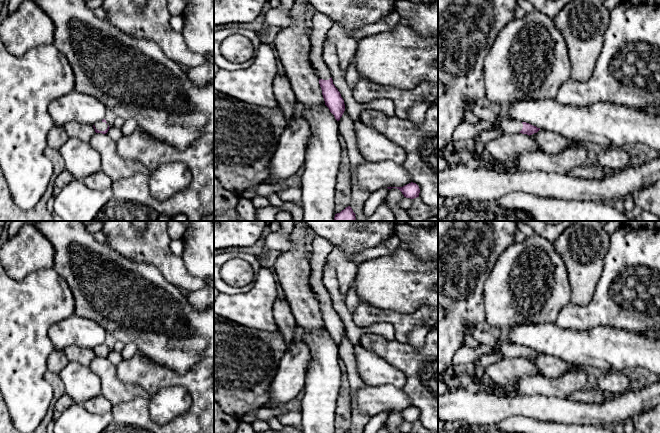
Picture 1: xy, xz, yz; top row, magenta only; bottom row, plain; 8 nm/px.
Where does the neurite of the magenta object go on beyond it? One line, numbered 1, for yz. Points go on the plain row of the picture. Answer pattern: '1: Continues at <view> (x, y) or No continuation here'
1: Continues at yz (509, 350)

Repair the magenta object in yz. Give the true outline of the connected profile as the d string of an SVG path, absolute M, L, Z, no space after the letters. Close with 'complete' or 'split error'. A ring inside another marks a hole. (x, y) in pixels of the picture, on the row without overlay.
M497 340L497 348L500 351L503 358L513 358L513 357L522 357L527 359L532 359L537 357L540 352L533 350L526 346L506 344Z; split error

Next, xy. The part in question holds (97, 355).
M105 343L94 348L93 351L96 357L102 357L102 358L106 358L110 352Z; split error

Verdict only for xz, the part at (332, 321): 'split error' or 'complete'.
split error

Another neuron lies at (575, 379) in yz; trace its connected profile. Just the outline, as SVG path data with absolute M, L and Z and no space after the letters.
M577 365L565 374L551 378L543 374L535 374L520 378L515 384L502 385L506 394L543 395L568 399L572 393L584 389L588 378L588 370Z

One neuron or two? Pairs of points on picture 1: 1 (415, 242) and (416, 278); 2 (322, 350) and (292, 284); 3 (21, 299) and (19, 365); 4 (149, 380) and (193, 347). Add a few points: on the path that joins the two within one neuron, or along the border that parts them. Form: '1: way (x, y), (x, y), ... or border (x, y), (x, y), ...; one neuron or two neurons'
1: border (401, 241), (404, 241), (417, 257), (427, 261); two neurons
2: border (297, 325), (308, 332), (318, 333), (324, 329); two neurons
3: way (19, 315), (19, 349); one neuron
4: border (146, 356), (177, 373), (185, 373), (191, 367); two neurons

